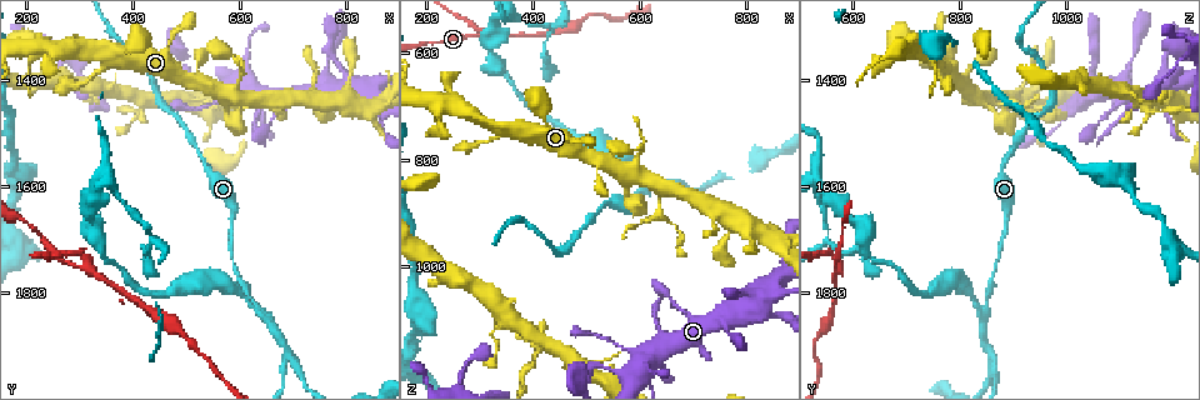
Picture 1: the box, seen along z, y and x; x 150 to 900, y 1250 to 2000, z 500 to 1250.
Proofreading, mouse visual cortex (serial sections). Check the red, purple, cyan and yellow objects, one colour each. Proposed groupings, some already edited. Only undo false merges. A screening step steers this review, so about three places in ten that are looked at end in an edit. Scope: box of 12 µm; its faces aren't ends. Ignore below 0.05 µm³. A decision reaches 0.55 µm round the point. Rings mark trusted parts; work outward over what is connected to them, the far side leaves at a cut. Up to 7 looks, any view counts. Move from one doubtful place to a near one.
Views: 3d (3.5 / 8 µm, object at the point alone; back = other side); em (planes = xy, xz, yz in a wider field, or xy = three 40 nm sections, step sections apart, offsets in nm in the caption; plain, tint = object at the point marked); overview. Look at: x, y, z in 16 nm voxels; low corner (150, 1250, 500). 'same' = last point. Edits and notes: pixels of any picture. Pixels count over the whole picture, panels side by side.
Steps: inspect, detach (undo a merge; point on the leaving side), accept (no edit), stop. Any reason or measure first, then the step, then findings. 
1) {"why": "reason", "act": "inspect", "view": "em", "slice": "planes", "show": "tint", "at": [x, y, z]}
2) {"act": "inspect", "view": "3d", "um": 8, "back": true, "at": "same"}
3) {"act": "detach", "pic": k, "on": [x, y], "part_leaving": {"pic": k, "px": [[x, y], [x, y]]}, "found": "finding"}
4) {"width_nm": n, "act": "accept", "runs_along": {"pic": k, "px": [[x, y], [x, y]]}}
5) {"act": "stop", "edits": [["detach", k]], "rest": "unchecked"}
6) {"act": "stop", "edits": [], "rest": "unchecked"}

{"why": "sudden change in width", "act": "inspect", "view": "3d", "um": 8, "back": true, "at": [605, 1400, 790]}

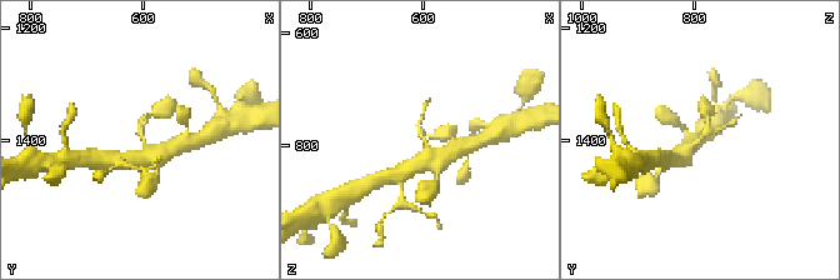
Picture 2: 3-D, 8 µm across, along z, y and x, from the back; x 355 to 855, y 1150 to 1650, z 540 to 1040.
{"why": "zoom in", "act": "inspect", "view": "3d", "um": 3.5, "at": [605, 1395, 785]}

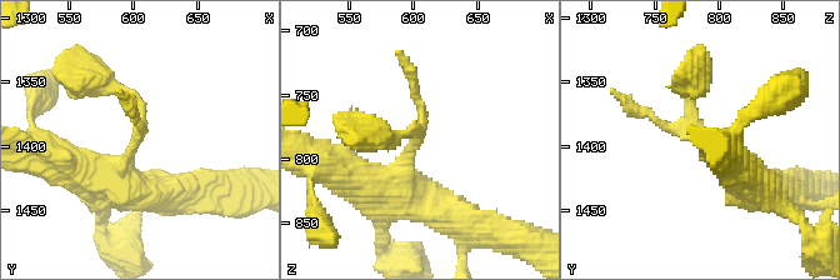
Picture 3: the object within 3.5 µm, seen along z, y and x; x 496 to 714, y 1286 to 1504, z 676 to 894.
{"why": "now the EM", "act": "inspect", "view": "em", "slice": "xy", "step": 2, "show": "tint", "at": [600, 1394, 786]}

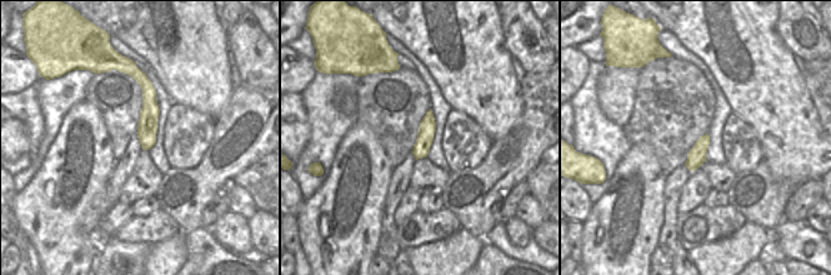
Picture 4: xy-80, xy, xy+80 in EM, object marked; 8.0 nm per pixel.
{"act": "accept", "runs_along": {"pic": 3, "px": [[746, 175], [695, 129], [698, 83]]}, "found": "all the same cell"}

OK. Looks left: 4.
{"why": "thin arm on a thick one", "act": "inspect", "view": "3d", "um": 8, "back": true, "at": [810, 1405, 1045]}

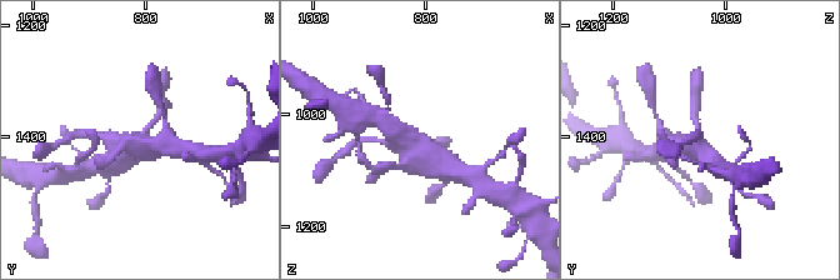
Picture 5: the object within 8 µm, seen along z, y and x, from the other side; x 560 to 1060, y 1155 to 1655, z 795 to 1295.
{"why": "now the EM", "act": "inspect", "view": "em", "slice": "xy", "step": 3, "show": "tint", "at": "same"}

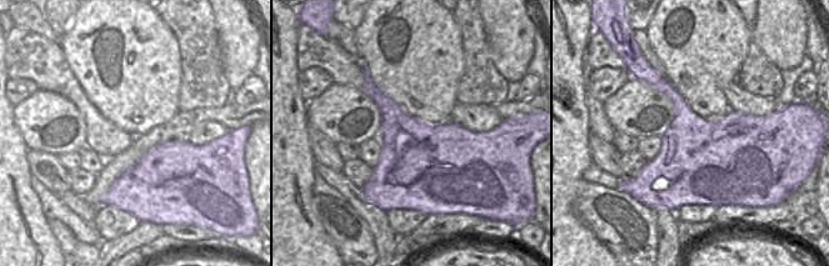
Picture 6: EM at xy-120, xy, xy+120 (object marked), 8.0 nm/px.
{"act": "accept", "runs_along": {"pic": 5, "px": [[449, 168], [406, 143], [391, 128]]}, "found": "continuous, no second cell"}

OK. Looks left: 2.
{"why": "thick turns thin", "act": "inspect", "view": "3d", "um": 3.5, "at": [630, 1830, 845]}

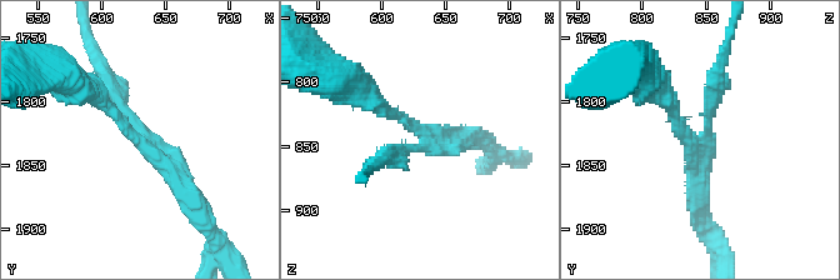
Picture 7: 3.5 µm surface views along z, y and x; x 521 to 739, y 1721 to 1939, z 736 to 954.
{"arms": 3, "arm_widths_nm": [150, 200, 250], "why": "need the tissue", "act": "inspect", "view": "em", "slice": "planes", "show": "tint", "at": [634, 1826, 850]}

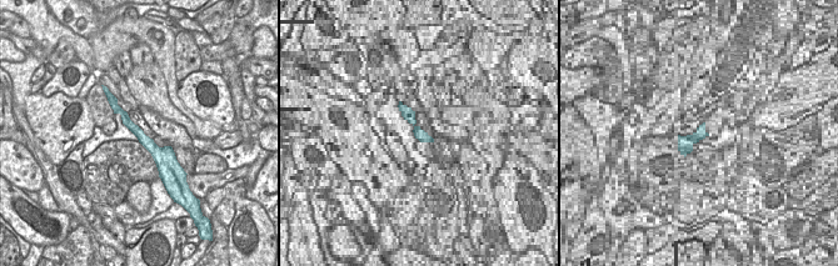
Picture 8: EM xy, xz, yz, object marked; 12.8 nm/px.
{"act": "detach", "pic": 7, "on": [114, 114], "border": {"pic": 8, "px": [[158, 166], [161, 174]]}, "found": "two cells meet here"}

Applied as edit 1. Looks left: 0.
{"act": "stop", "edits": [["detach", 7]], "rest": "unchecked"}

